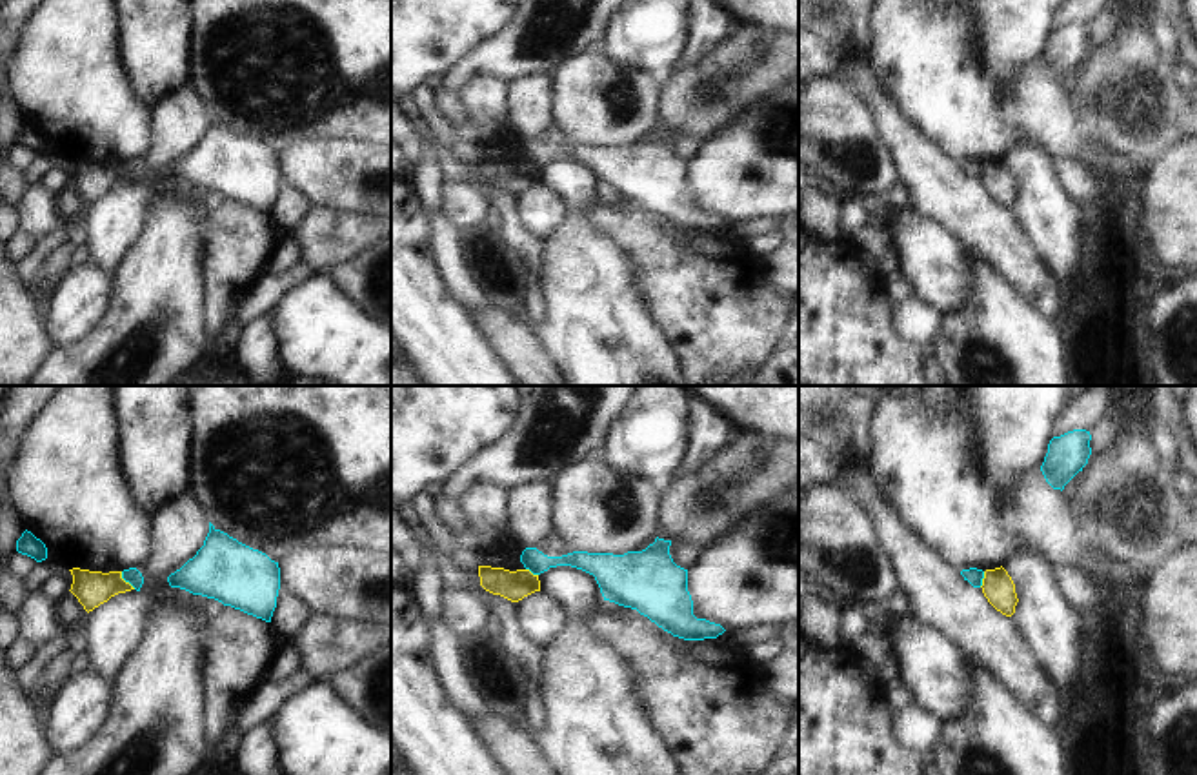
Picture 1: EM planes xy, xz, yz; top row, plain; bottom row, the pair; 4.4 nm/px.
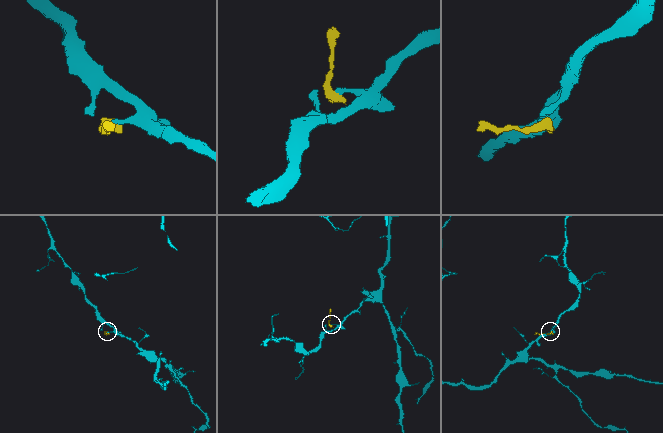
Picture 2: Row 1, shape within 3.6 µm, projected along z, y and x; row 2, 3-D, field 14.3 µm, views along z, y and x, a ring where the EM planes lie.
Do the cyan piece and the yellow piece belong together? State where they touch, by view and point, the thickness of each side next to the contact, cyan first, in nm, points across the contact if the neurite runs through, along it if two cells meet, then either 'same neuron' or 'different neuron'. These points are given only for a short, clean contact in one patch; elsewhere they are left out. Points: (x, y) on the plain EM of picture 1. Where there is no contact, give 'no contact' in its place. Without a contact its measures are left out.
contact xy (126, 173); calibres 70 and 160 nm; border xy (120, 164), (135, 181); different neuron

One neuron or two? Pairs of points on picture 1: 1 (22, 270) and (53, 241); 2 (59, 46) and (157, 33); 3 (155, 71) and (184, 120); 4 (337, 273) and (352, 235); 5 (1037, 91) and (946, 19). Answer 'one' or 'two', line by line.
1: one
2: two
3: two
4: two
5: one

